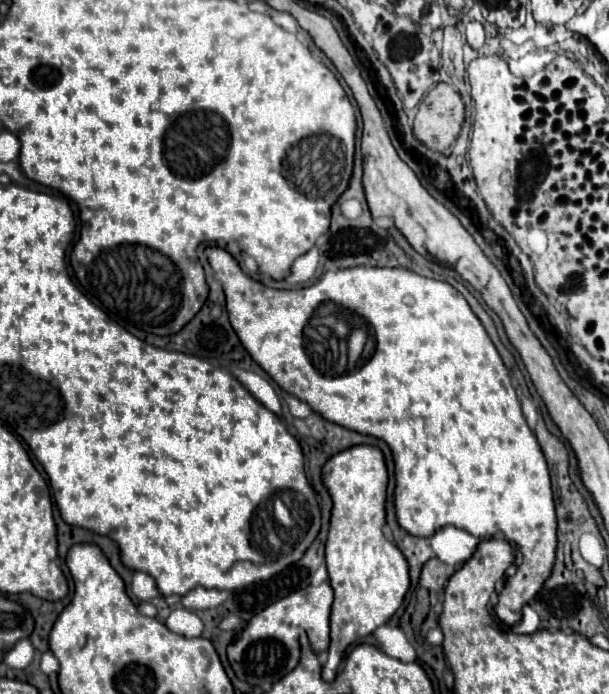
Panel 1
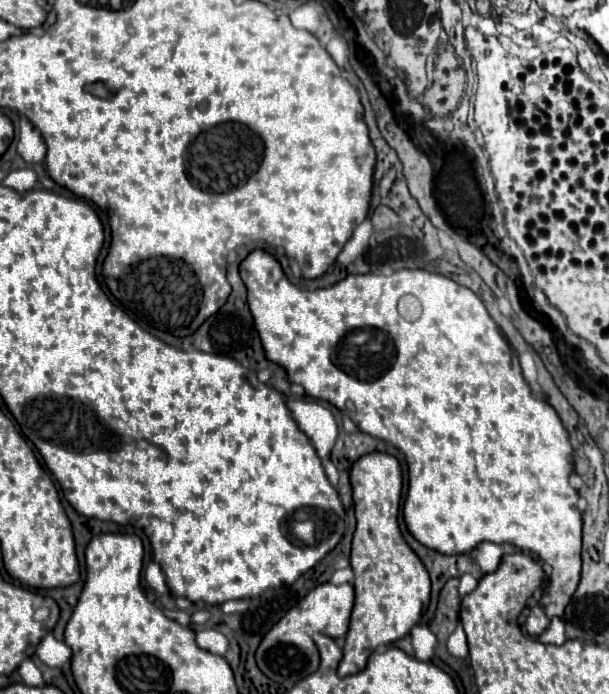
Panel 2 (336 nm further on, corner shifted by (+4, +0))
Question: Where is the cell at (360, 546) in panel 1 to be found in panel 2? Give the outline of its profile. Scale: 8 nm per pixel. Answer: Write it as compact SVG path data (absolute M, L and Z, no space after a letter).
M382 452L366 454L352 466L350 482L358 520L350 558L356 576L356 602L338 676L362 672L368 664L370 654L378 646L386 646L408 636L430 606L430 576L424 564L402 538L398 526L398 510L402 498L400 462L394 456Z

